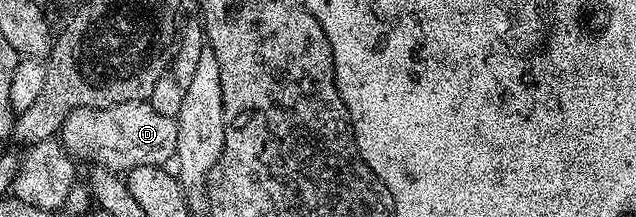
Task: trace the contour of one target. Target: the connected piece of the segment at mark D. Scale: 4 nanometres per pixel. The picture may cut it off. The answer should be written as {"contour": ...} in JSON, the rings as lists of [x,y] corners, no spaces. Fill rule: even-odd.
{"contour":[[[147,100],[131,104],[115,104],[102,110],[79,108],[66,118],[65,125],[59,131],[59,141],[74,159],[94,158],[92,161],[96,165],[106,166],[108,170],[128,172],[136,166],[165,166],[168,158],[170,161],[177,152],[177,119],[155,112],[155,108],[151,108]]]}

